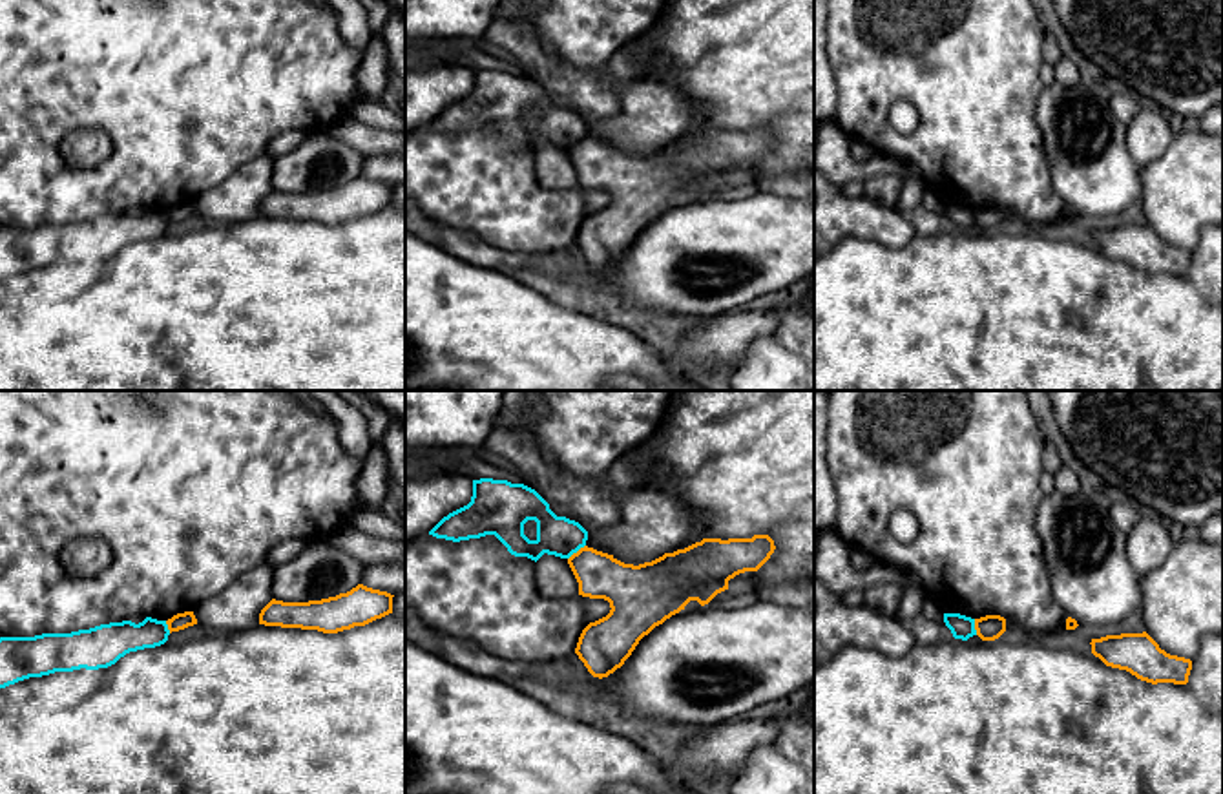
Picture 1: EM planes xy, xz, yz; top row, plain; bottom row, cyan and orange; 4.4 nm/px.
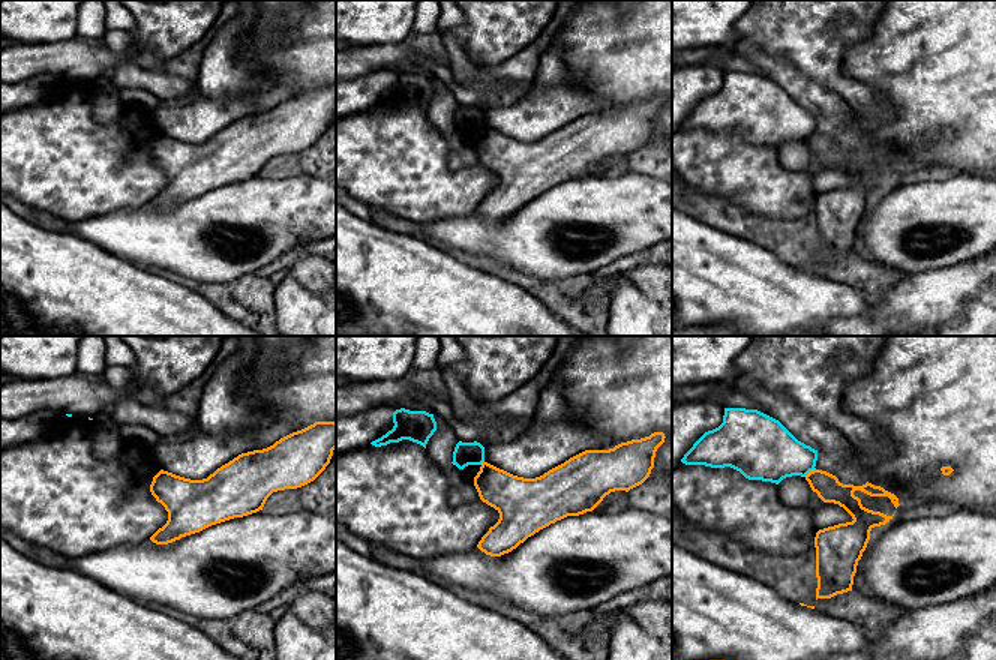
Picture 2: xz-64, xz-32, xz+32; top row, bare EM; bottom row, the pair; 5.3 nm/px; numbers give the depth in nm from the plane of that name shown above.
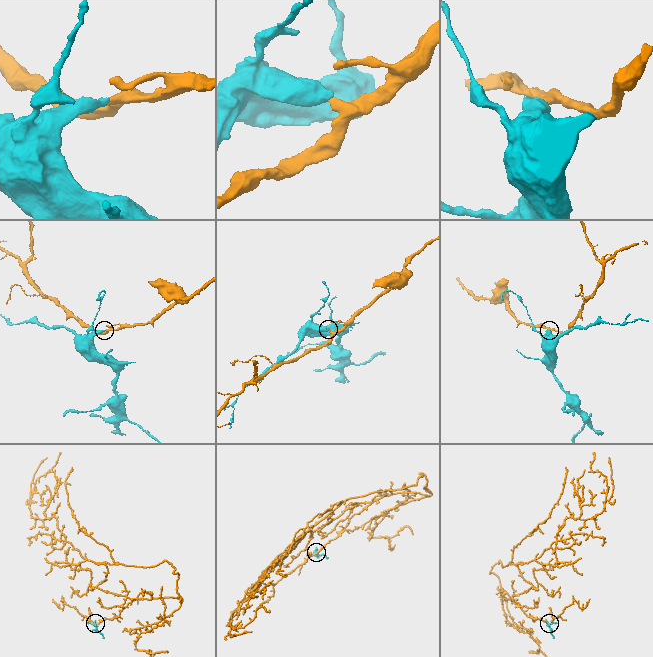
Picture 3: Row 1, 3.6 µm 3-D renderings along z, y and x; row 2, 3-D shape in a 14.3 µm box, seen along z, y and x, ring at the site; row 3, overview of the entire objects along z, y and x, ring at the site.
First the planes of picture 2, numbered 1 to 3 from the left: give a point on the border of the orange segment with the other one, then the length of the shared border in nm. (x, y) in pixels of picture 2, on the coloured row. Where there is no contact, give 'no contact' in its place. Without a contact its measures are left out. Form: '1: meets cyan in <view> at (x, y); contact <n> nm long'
1: no contact
2: meets cyan in xz-32 at (482, 462); contact 30 nm long
3: meets cyan in xz+32 at (809, 471); contact 80 nm long

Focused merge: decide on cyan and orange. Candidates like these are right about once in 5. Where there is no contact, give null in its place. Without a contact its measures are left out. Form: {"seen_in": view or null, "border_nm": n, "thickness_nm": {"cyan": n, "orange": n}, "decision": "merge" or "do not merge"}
{"seen_in": "xz", "border_nm": 100, "thickness_nm": {"cyan": 180, "orange": 200}, "decision": "do not merge"}

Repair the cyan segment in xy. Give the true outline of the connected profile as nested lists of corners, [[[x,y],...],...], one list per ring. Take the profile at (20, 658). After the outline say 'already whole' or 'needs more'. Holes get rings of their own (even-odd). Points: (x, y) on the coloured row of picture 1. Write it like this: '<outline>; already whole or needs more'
[[[146,617],[135,624],[131,621],[100,624],[71,633],[42,633],[35,637],[0,637],[0,688],[29,677],[42,677],[55,672],[99,670],[115,664],[130,652],[155,648],[168,641],[166,621]]]; already whole

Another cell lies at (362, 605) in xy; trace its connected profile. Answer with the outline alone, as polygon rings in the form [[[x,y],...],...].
[[[358,584],[347,593],[321,601],[283,602],[272,599],[261,610],[259,624],[338,633],[392,613],[392,597],[387,591]]]

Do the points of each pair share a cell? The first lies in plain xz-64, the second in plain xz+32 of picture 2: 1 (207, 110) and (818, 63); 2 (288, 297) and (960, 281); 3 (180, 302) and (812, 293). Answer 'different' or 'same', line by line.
1: same
2: different
3: same

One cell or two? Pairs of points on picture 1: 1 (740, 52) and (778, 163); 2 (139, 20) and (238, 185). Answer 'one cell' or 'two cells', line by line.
1: one cell
2: two cells

